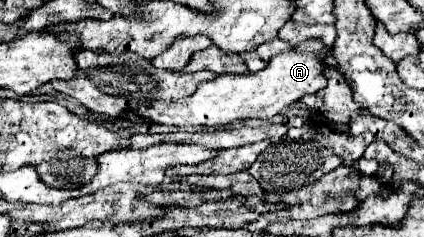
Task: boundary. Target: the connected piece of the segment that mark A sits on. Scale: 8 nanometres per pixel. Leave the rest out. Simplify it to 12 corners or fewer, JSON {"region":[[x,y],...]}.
{"region":[[321,40],[135,114],[175,126],[269,120],[327,86]]}

